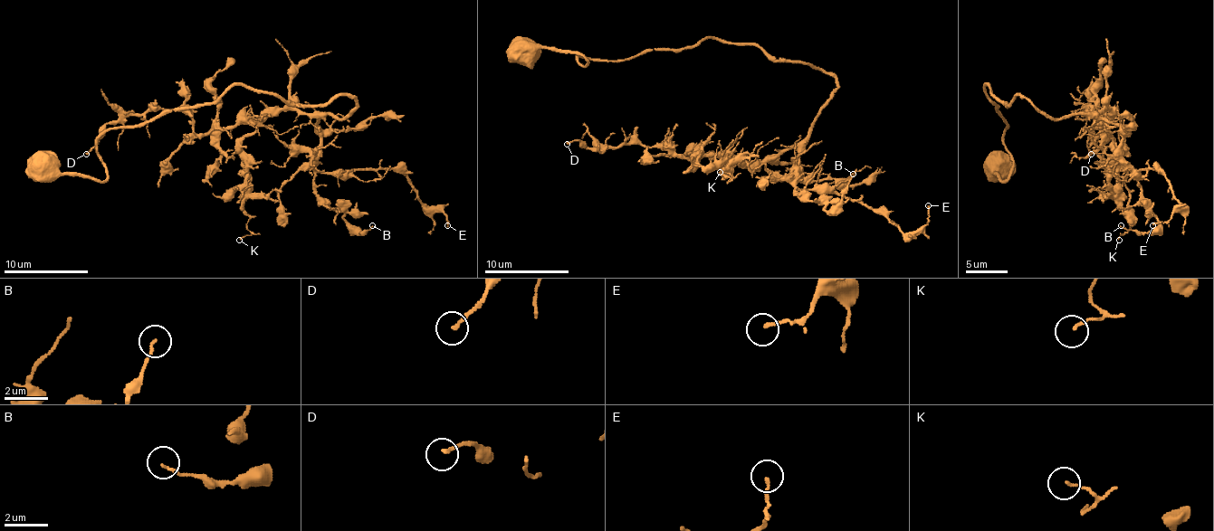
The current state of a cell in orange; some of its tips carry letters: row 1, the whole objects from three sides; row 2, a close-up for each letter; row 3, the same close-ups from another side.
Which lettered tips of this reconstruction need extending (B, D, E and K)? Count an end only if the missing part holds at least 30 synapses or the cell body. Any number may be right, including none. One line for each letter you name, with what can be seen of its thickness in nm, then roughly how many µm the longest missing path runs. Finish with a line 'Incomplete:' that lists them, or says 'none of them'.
Incomplete: none of them

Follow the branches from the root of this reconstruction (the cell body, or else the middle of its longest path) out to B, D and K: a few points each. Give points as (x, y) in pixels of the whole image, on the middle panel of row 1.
B: (524, 50), (583, 66), (713, 37), (808, 62), (836, 88), (796, 193), (829, 212), (853, 174)
D: (524, 50), (568, 50), (583, 66), (577, 56), (713, 37), (836, 79), (813, 129), (762, 161), (567, 144)
K: (524, 50), (583, 66), (713, 37), (836, 79), (800, 142), (720, 172)

